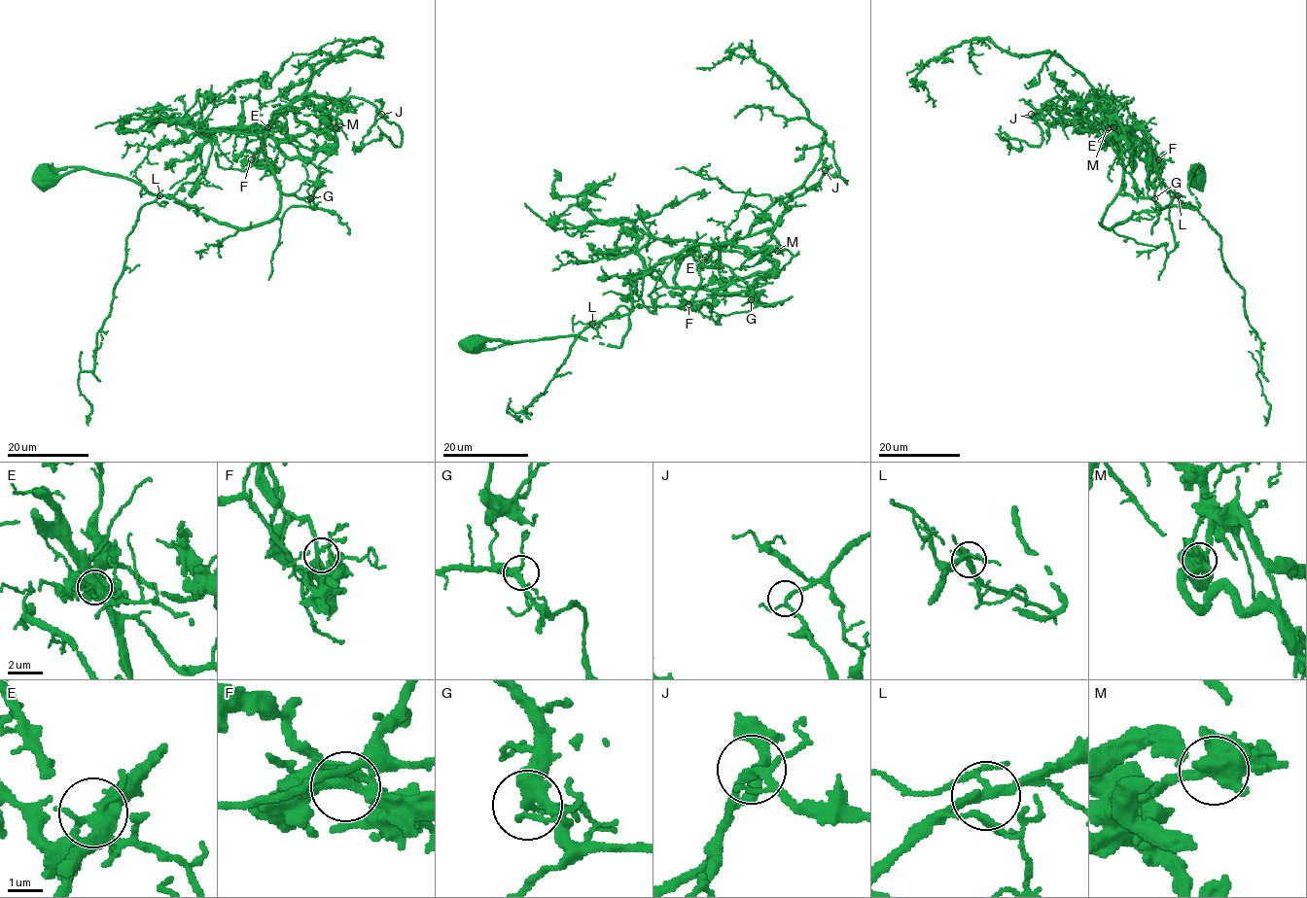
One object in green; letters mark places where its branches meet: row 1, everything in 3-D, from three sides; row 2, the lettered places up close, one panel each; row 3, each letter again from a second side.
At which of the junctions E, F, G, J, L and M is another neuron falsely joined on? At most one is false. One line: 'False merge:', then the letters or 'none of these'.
False merge: none of these

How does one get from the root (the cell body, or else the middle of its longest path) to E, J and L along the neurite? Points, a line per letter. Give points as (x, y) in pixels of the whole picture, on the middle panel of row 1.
E: (472, 342), (577, 335), (579, 321), (627, 313), (631, 283), (656, 263), (695, 244), (719, 263), (705, 257)
J: (472, 342), (625, 315), (634, 279), (695, 244), (716, 265), (825, 171)
L: (472, 342), (534, 341), (577, 335), (572, 327), (579, 321), (592, 324)

